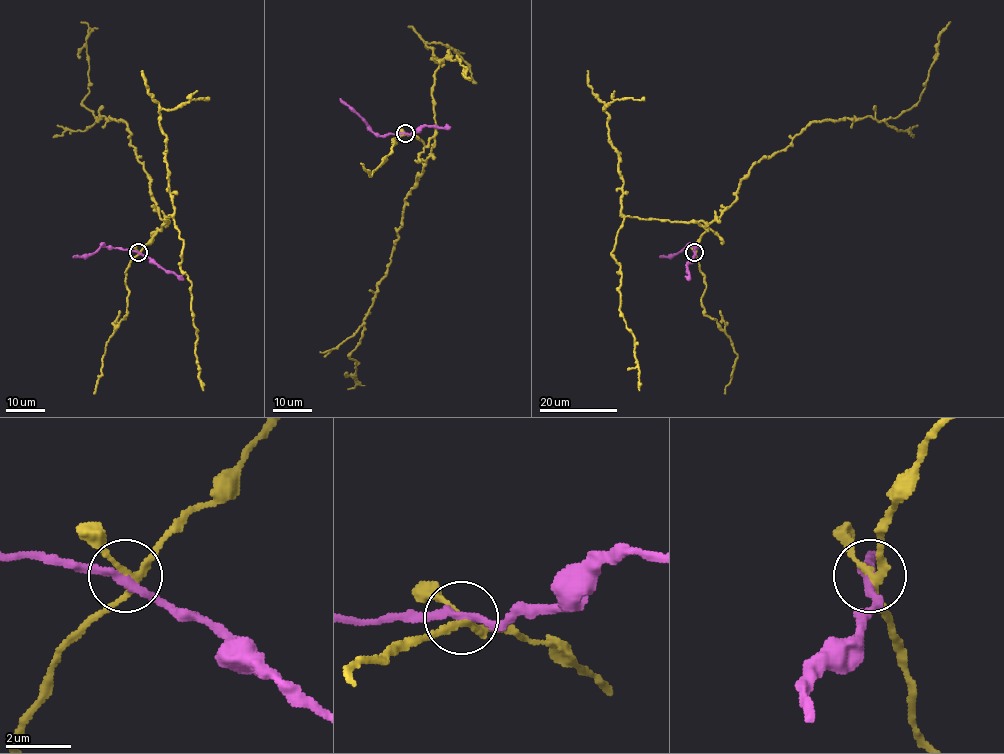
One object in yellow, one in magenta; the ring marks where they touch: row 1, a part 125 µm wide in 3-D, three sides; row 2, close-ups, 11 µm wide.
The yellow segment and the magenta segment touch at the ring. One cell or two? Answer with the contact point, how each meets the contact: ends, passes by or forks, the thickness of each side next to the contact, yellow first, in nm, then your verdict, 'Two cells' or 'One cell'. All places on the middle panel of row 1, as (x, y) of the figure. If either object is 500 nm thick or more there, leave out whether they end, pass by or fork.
Place: (405, 133). At the ring yellow forks. At the ring magenta passes by. Thickness 170 nm (yellow) against 240 nm. Two cells

